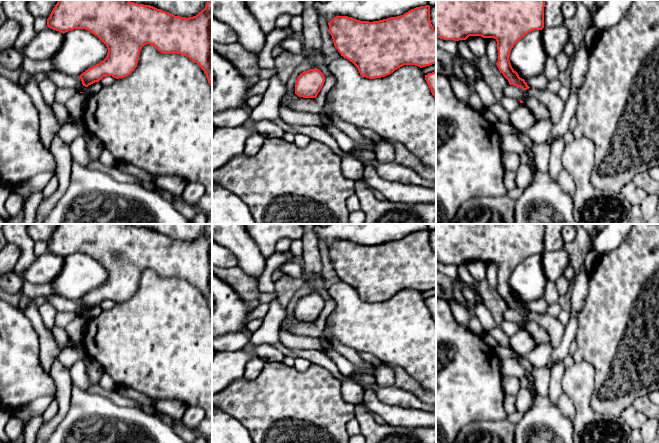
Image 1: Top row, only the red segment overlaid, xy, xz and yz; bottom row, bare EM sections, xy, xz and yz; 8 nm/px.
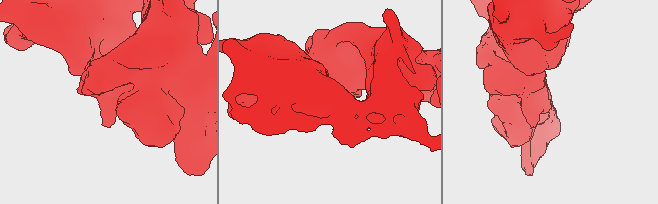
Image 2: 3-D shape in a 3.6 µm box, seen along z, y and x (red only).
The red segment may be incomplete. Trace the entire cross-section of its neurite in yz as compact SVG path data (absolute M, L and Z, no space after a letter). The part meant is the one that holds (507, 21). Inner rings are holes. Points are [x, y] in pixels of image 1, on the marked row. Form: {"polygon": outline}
{"polygon": "M436 0L436 38L444 40L466 40L469 36L494 38L497 41L498 61L496 63L500 73L514 85L527 90L530 87L524 79L512 68L509 56L514 45L529 32L544 28L544 0Z"}

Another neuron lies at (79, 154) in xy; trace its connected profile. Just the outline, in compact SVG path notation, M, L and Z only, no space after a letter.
M83 136L77 137L70 145L71 160L72 163L79 164L86 167L89 163L93 162L90 158L87 147L86 140Z

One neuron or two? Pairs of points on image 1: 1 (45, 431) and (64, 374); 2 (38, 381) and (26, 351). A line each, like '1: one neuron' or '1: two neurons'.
1: one neuron
2: one neuron

